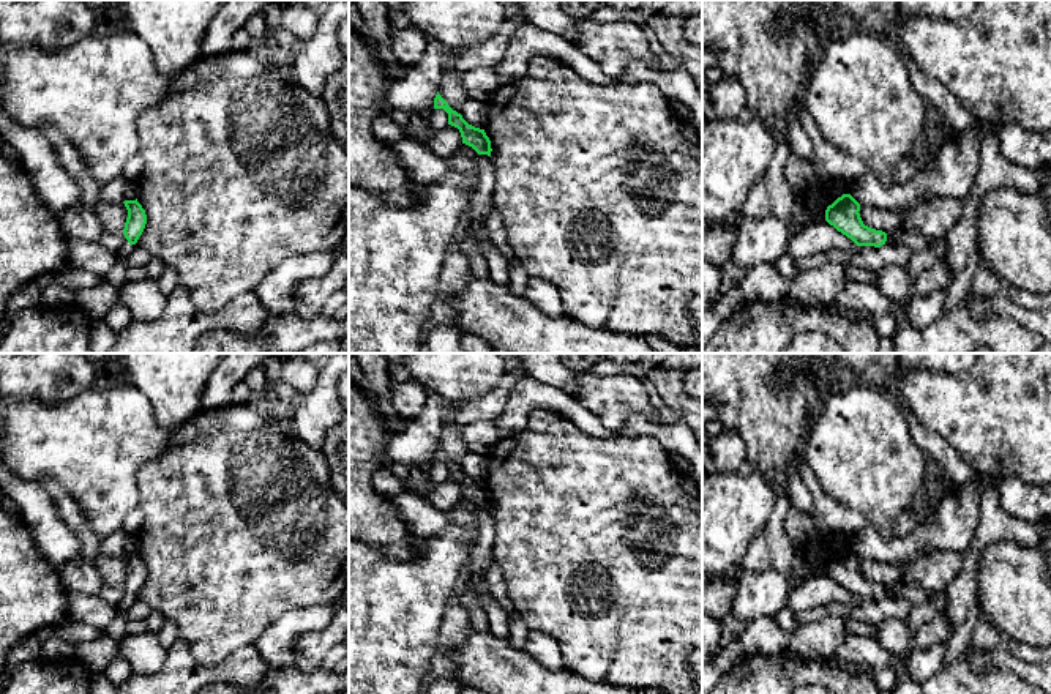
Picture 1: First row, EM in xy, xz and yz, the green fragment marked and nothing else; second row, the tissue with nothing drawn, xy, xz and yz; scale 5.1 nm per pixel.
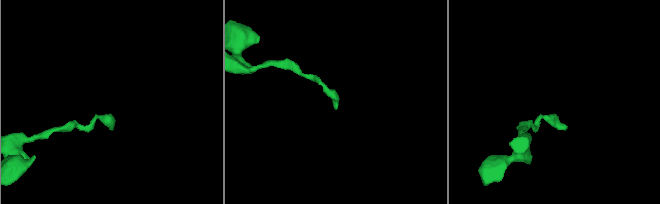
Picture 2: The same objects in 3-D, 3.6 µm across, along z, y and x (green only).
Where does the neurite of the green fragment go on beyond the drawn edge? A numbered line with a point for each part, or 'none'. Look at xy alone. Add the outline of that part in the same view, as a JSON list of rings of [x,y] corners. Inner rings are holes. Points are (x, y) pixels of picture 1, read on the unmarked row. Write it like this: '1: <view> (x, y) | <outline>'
none

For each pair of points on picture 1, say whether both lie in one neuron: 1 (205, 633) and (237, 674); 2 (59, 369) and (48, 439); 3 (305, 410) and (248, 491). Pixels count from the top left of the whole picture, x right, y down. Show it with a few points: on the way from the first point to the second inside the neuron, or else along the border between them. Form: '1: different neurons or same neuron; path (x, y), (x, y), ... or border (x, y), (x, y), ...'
1: different neurons; border (253, 644), (212, 664), (201, 664), (188, 652)
2: different neurons; border (89, 388), (54, 402), (18, 398)
3: different neurons; border (286, 423), (319, 451)

